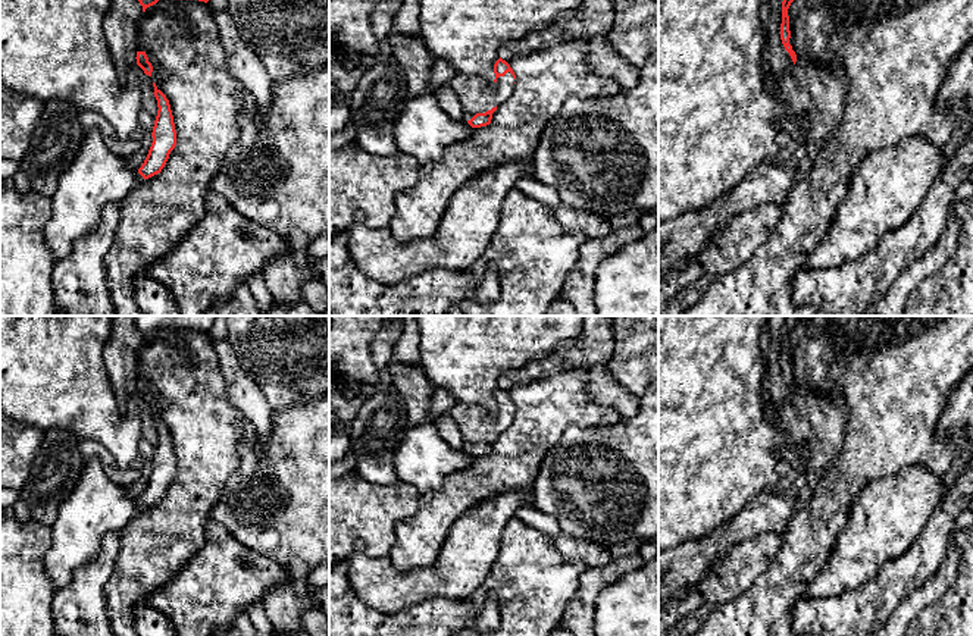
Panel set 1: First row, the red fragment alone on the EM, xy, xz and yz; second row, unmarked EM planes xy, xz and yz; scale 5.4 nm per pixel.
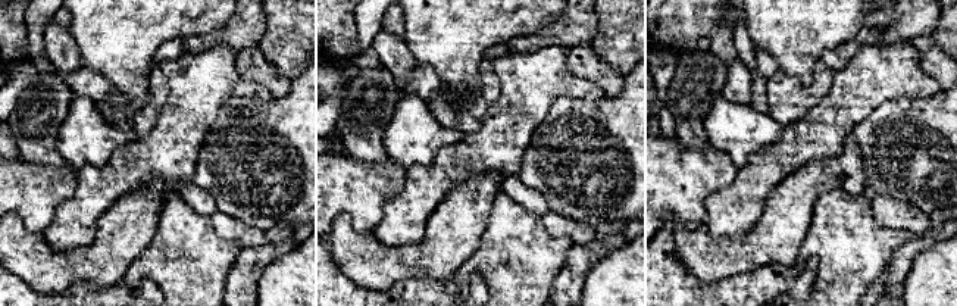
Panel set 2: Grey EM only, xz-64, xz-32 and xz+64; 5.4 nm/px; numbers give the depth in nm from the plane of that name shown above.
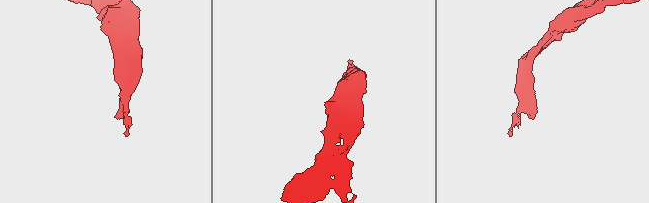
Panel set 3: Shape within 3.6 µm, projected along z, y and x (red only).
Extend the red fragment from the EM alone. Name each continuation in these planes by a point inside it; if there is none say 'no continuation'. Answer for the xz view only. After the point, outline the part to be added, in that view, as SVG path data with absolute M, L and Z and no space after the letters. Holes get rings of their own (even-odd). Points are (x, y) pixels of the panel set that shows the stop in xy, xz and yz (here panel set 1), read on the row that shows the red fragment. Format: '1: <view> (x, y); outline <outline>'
1: xz (476, 96); outline M507 72L495 82L479 76L454 75L450 85L460 100L467 120L470 120L476 113L485 113L506 101L514 90L514 82L513 75Z

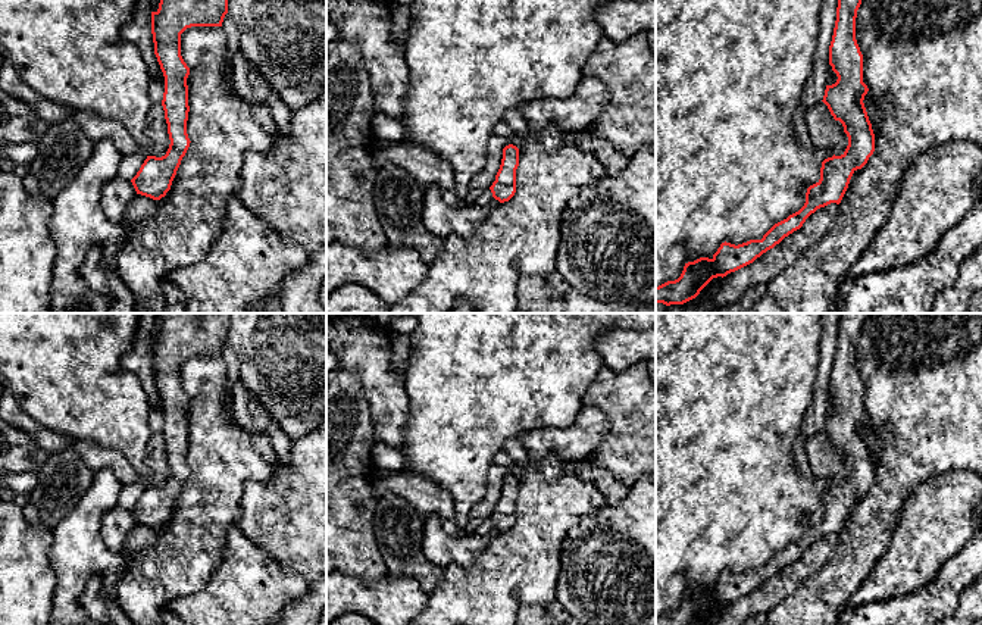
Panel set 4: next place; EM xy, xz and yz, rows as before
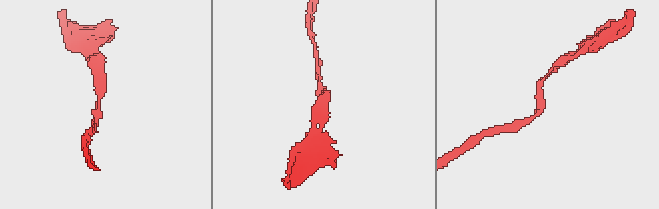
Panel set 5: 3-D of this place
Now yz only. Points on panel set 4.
no continuation

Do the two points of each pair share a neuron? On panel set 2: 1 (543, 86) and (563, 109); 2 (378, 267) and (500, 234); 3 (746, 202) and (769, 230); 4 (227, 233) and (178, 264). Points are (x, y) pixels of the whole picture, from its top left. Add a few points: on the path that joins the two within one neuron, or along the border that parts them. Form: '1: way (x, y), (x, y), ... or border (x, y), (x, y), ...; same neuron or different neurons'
1: border (591, 100), (557, 99), (547, 116), (535, 128); different neurons
2: border (493, 206), (478, 247), (460, 267); different neurons
3: border (775, 186), (754, 225), (747, 233), (731, 237); different neurons
4: border (209, 216), (222, 239), (235, 239), (243, 246); different neurons

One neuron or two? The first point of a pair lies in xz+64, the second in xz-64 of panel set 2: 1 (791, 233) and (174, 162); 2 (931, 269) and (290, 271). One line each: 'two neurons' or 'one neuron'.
1: two neurons
2: one neuron

